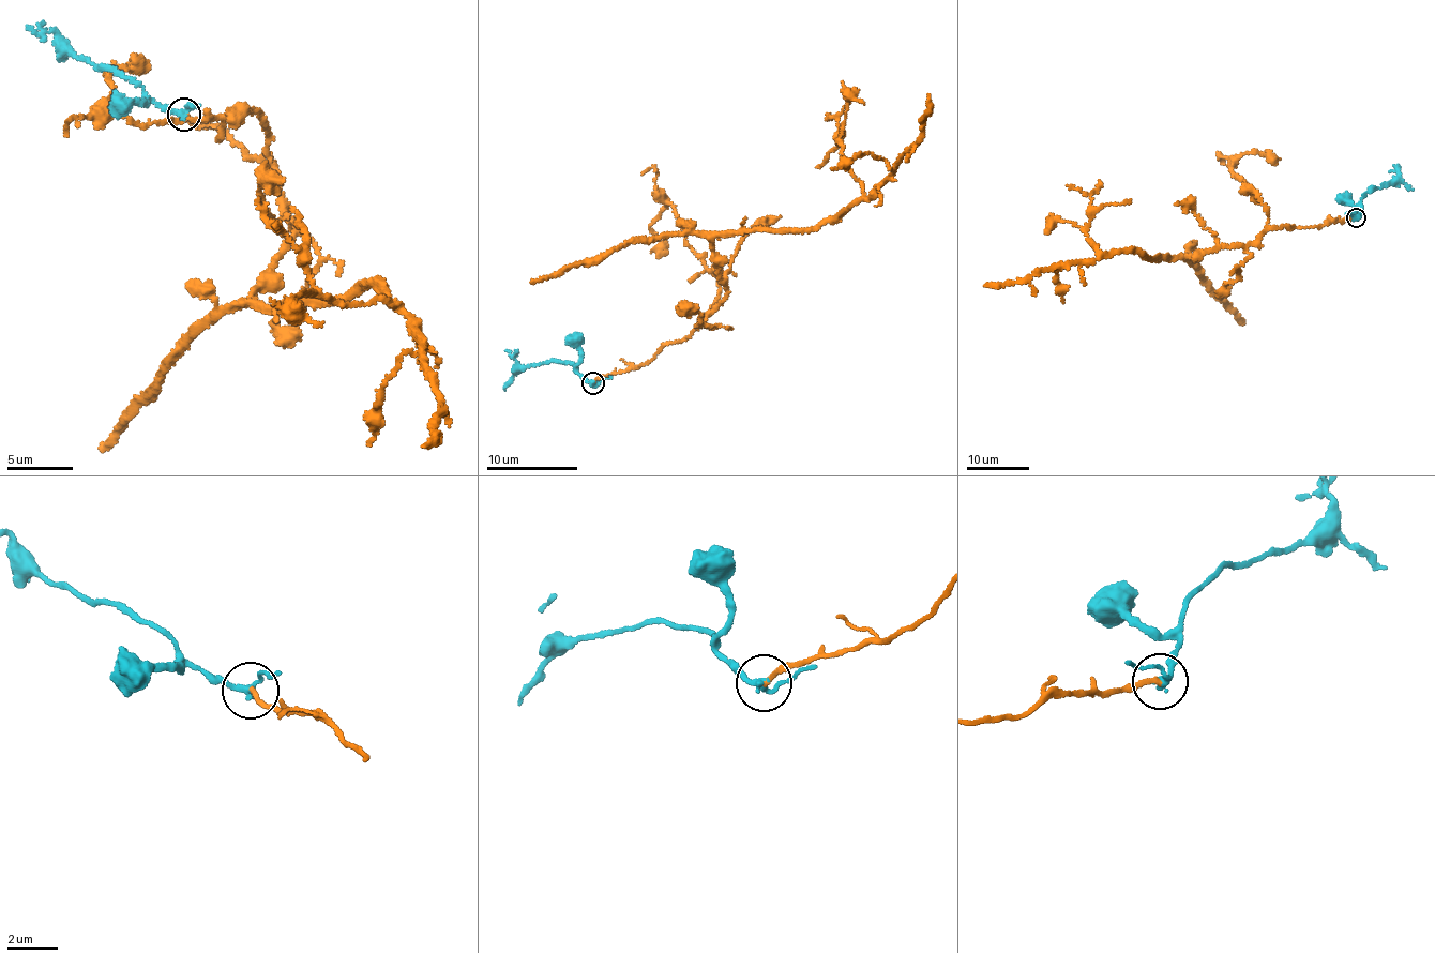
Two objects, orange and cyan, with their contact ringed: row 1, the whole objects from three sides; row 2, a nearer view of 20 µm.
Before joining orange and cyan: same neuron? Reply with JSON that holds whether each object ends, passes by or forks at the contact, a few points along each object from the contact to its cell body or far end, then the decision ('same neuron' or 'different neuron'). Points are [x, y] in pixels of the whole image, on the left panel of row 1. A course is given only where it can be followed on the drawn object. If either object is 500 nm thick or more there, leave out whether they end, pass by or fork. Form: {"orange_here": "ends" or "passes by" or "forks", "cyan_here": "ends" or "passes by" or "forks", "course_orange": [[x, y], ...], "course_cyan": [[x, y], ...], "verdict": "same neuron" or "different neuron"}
{"orange_here": "ends", "cyan_here": "passes by", "course_orange": [[183, 115], [269, 156], [297, 233], [252, 301], [321, 306], [377, 286], [405, 311], [440, 403], [424, 447]], "course_cyan": [[183, 115], [164, 109], [129, 77], [74, 57], [56, 34], [27, 26]], "verdict": "same neuron"}

